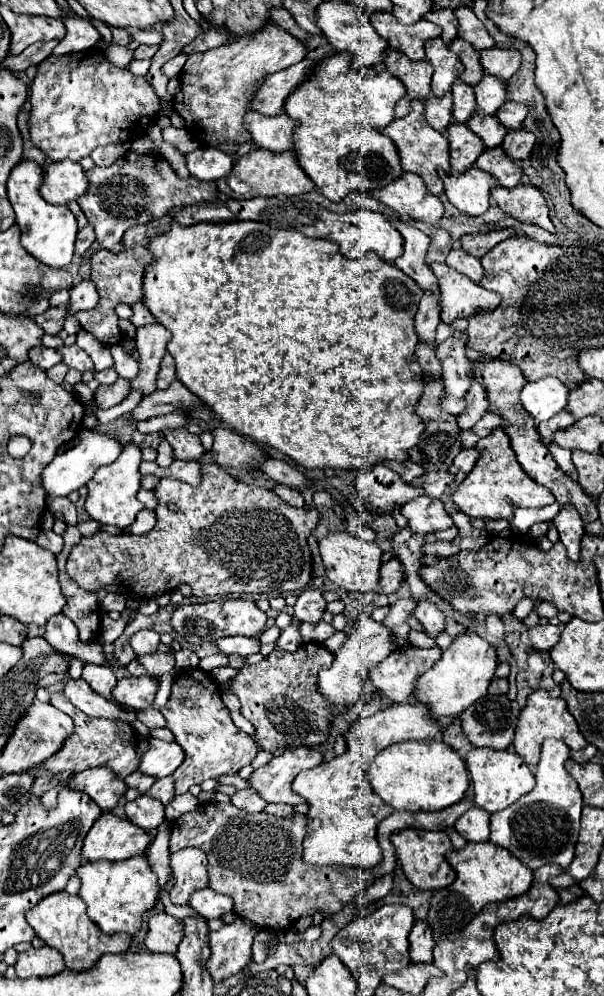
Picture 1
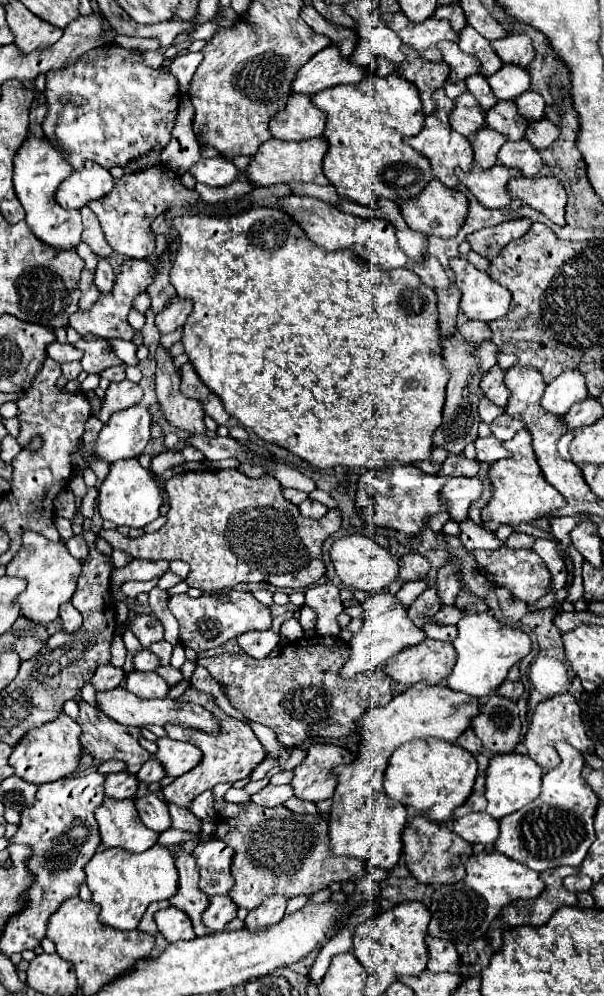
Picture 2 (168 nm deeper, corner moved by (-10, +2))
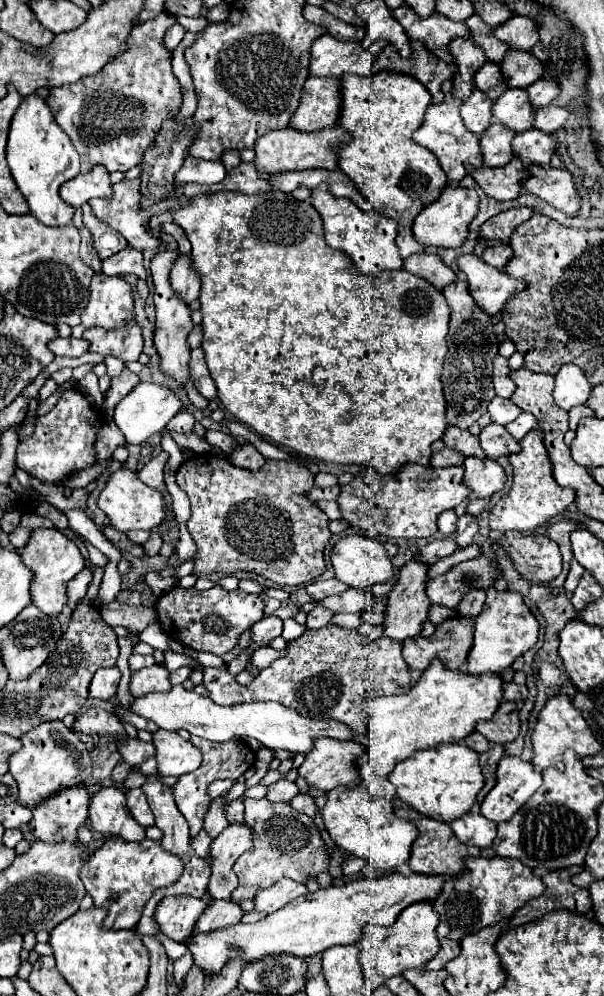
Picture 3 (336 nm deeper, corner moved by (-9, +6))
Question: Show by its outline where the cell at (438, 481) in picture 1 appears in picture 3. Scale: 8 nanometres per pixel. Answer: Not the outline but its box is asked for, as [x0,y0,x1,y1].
[443,427,485,459]

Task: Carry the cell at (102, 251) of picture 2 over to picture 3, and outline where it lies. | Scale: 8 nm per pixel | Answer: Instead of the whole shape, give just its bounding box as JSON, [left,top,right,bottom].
[81,203,127,259]

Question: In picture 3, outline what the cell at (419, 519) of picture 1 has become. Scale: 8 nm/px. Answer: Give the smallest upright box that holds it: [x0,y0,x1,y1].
[463,459,505,501]

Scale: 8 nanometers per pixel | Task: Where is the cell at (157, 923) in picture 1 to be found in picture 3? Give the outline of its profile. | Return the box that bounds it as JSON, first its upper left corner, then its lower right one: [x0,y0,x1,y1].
[155,897,203,943]

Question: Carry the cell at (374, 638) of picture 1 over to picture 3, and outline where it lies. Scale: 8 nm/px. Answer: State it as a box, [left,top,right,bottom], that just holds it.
[383,561,431,641]

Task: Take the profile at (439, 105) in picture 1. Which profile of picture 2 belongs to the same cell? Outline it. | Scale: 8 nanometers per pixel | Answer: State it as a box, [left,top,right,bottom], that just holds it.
[450,93,486,137]

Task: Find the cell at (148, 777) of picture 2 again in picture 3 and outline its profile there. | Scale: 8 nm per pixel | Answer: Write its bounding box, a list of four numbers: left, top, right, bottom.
[119,739,155,767]

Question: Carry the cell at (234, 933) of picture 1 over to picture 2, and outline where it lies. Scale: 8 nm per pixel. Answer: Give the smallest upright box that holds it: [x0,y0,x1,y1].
[246,895,288,929]

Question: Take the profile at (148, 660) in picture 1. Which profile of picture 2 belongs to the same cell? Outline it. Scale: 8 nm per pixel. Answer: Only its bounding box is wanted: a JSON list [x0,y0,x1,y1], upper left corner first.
[132,649,158,671]

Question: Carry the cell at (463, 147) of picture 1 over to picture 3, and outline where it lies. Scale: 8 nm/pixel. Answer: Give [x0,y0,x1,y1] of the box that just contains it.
[479,123,515,167]

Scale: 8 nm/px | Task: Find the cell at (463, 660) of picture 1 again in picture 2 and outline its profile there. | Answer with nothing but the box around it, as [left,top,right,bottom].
[446,611,532,697]

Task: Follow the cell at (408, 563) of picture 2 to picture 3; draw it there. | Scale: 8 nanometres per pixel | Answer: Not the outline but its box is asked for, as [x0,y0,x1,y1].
[417,535,457,565]

